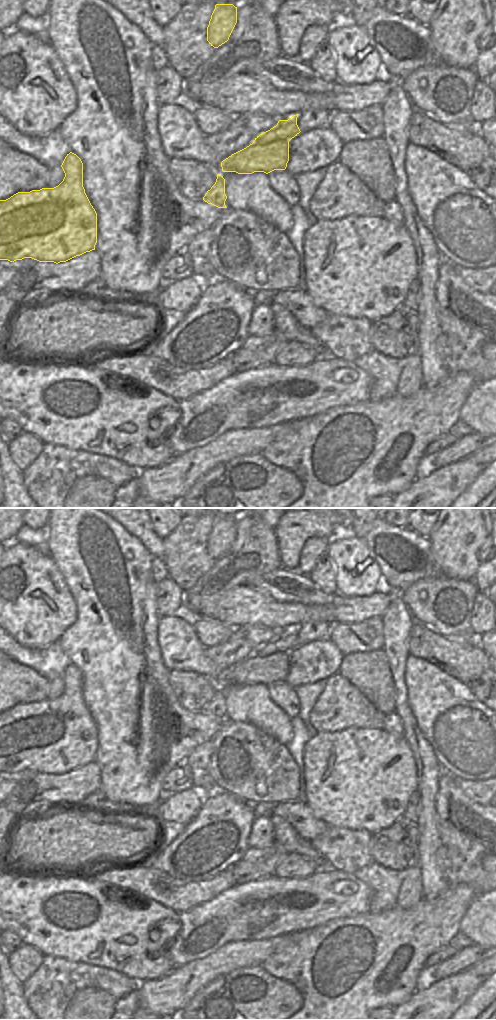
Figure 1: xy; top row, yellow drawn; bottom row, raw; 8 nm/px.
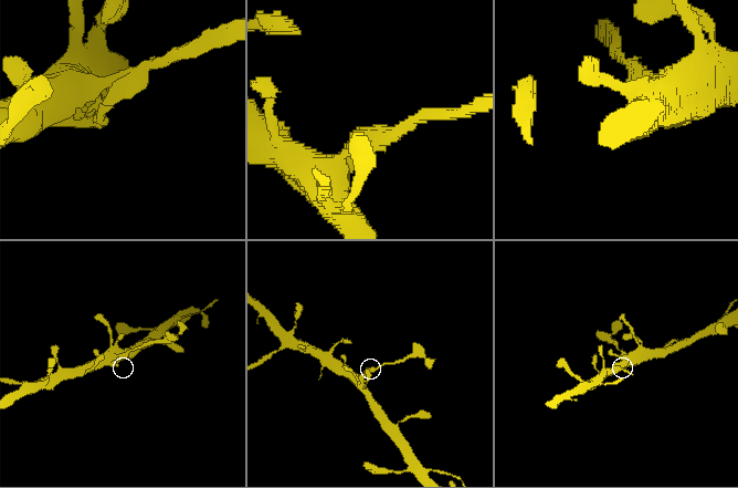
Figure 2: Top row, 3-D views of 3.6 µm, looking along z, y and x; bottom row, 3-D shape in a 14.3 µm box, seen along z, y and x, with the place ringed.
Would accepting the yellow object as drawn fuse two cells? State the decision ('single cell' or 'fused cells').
fused cells

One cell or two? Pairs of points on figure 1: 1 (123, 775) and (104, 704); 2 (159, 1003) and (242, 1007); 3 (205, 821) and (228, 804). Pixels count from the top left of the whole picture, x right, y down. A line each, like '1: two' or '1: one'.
1: one
2: two
3: one

